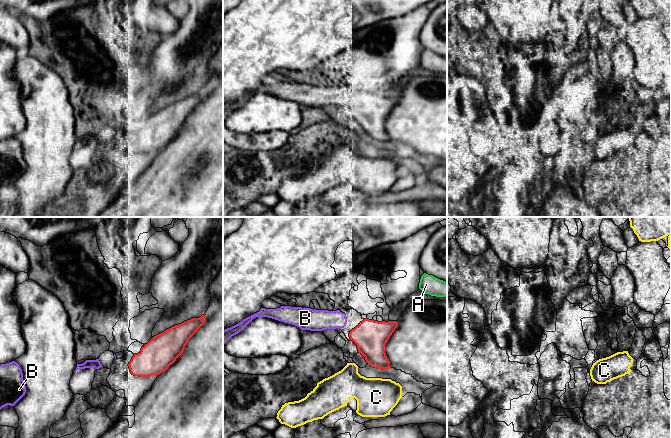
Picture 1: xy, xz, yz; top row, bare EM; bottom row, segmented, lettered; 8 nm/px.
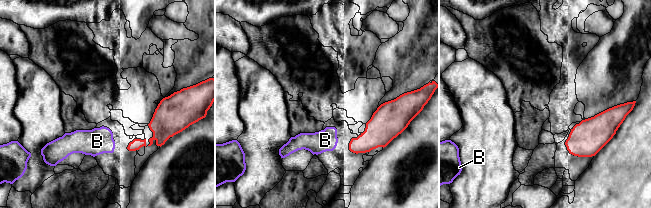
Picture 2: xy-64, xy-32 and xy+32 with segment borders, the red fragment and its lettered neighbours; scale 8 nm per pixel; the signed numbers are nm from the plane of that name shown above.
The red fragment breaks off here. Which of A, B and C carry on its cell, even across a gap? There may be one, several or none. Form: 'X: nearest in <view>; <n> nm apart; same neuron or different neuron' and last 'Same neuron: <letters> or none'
A: nearest in xz; 320 nm apart; different neuron
B: nearest in xz; 60 nm apart; same neuron
C: nearest in xz; 70 nm apart; different neuron
Same neuron: B

